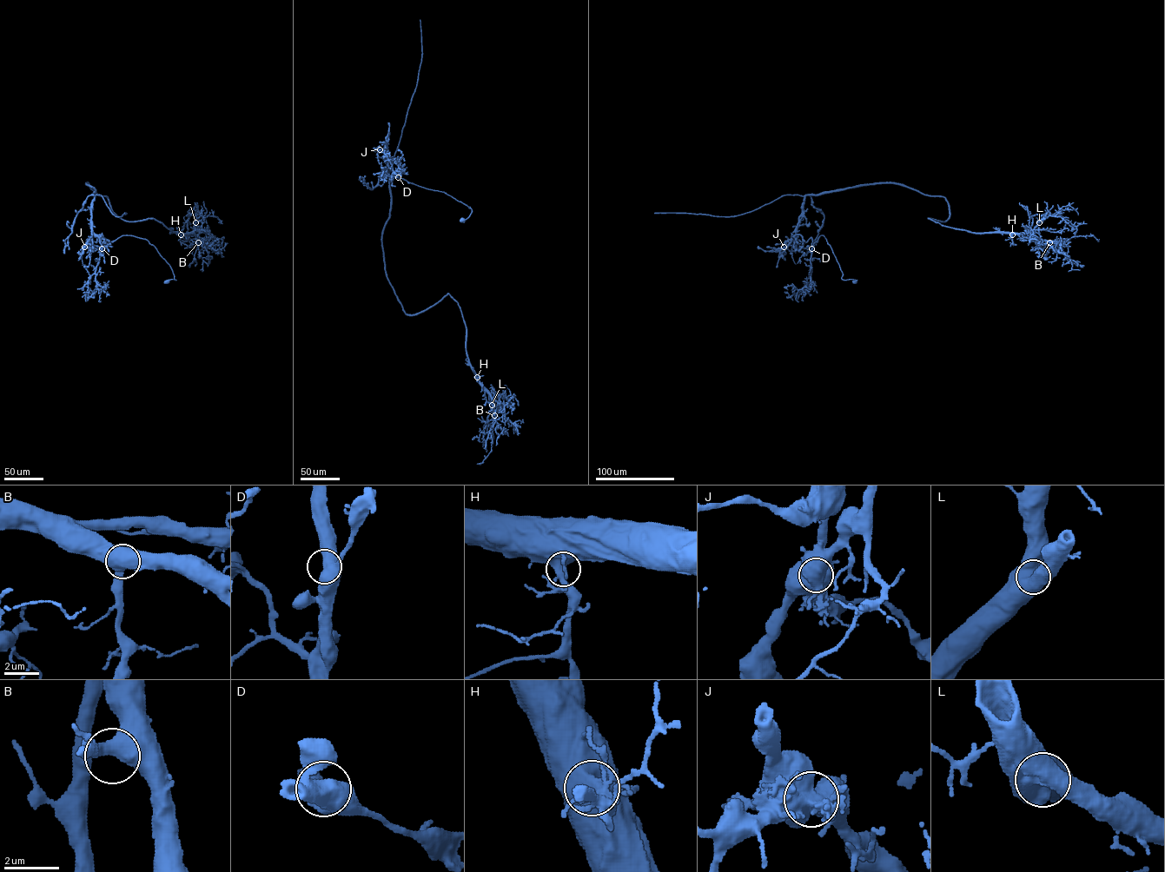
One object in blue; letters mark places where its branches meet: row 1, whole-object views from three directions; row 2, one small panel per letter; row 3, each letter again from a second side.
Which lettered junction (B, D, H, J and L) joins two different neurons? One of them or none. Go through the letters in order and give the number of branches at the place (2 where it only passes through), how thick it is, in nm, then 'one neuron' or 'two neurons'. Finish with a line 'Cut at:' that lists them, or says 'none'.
B: 2 branches meet; 550 nm thick; one neuron
D: 2 branches meet; 700 nm thick; one neuron
H: 2 branches meet; 550 nm thick; one neuron
J: 2 branches meet; 800 nm thick; two neurons
L: 2 branches meet; 750 nm thick; one neuron
Cut at: J

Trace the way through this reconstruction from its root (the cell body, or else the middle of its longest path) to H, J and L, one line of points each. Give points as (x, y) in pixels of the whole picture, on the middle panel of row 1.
H: (462, 220), (470, 207), (395, 177), (387, 162), (387, 277), (407, 313), (448, 293), (457, 302), (477, 377)
J: (462, 220), (471, 213), (470, 207), (444, 192), (395, 177), (385, 154), (380, 149)
L: (462, 220), (470, 207), (387, 162), (389, 283), (407, 313), (448, 293), (457, 302), (492, 405)

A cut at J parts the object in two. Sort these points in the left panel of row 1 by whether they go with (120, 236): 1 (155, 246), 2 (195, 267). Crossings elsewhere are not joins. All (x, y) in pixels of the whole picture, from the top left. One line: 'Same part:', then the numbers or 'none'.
Same part: 1

